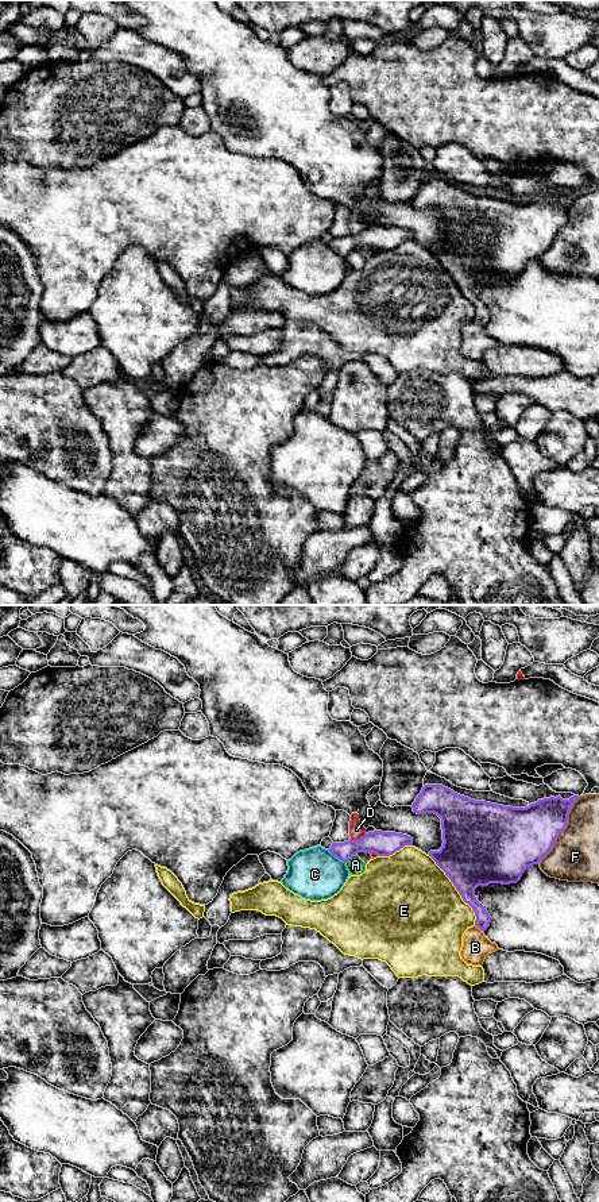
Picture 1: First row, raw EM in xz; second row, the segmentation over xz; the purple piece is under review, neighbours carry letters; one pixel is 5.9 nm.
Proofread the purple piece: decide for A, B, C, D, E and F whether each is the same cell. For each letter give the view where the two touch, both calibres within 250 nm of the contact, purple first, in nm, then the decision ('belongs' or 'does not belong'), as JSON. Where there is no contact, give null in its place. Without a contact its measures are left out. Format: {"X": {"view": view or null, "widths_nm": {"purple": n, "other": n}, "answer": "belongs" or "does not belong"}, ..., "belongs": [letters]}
{"A": {"view": "xz", "widths_nm": {"purple": 140, "other": 100}, "answer": "does not belong"}, "B": {"view": "xz", "widths_nm": {"purple": 100, "other": 160}, "answer": "belongs"}, "C": {"view": "xz", "widths_nm": {"purple": 130, "other": 320}, "answer": "does not belong"}, "D": {"view": "xz", "widths_nm": {"purple": 140, "other": 90}, "answer": "does not belong"}, "E": {"view": "xz", "widths_nm": {"purple": 400, "other": 500}, "answer": "does not belong"}, "F": {"view": "xz", "widths_nm": {"purple": 360, "other": 280}, "answer": "does not belong"}, "belongs": ["B"]}

